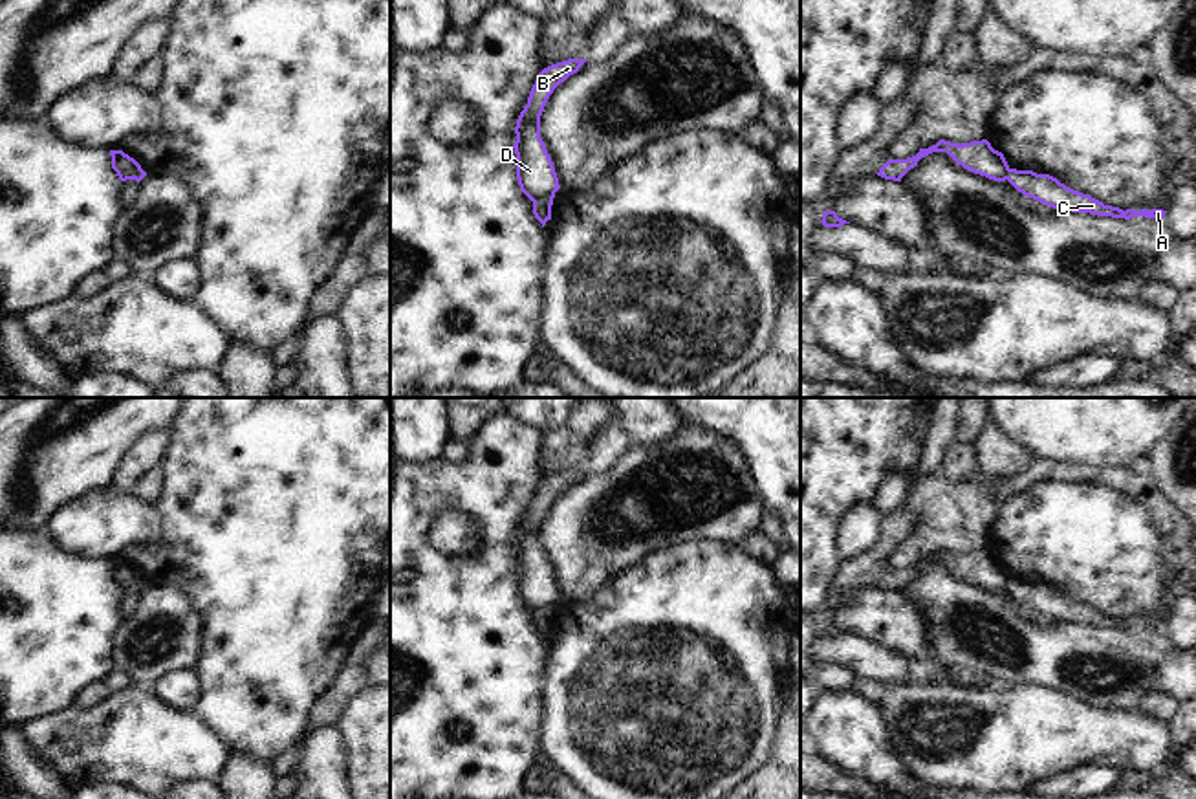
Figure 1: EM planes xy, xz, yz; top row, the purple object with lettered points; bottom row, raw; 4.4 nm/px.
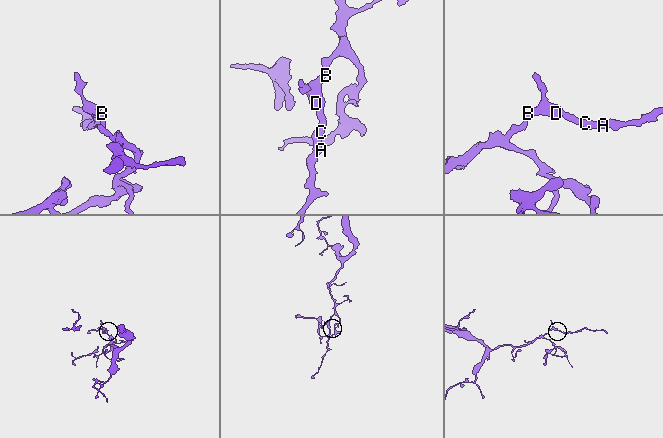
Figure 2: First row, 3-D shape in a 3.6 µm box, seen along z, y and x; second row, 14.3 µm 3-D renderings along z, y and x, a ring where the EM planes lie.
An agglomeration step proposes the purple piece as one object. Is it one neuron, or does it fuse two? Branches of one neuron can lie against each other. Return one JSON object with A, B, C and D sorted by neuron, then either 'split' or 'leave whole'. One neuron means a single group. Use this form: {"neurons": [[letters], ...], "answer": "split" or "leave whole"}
{"neurons": [["A", "C"], ["B", "D"]], "answer": "split"}

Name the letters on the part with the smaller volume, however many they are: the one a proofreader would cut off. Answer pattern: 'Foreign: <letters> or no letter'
Foreign: A, C

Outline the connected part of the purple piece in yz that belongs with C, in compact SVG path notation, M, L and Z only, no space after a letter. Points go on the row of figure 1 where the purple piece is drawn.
M1009 169L1006 180L1024 196L1033 198L1057 211L1090 213L1097 216L1112 216L1125 220L1130 220L1134 216L1165 218L1167 213L1163 209L1123 211L1119 207L1104 205L1103 202L1092 198L1090 194L1082 194L1079 191L1066 187L1049 174L1037 174L1033 170Z

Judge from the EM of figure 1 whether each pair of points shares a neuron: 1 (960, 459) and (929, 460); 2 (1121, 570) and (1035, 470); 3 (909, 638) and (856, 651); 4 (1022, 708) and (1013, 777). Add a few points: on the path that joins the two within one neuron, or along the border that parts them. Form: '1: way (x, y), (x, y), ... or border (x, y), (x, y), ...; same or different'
1: border (956, 442), (945, 453), (945, 470), (942, 473); different
2: border (1088, 482), (1035, 482), (1010, 503); different
3: border (850, 633), (891, 649), (922, 656); different
4: way (1022, 724), (1022, 733), (1013, 743), (1013, 761); same

